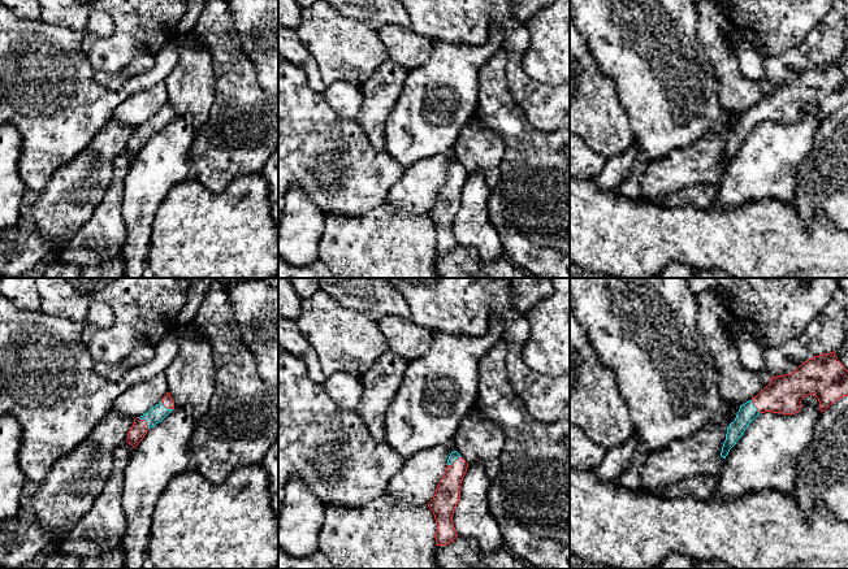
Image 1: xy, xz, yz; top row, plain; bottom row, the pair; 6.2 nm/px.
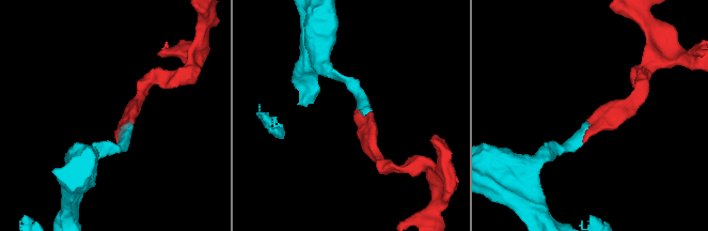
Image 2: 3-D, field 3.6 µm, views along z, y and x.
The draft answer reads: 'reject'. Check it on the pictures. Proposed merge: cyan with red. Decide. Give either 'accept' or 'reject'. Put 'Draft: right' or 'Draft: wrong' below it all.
accept
Draft: wrong

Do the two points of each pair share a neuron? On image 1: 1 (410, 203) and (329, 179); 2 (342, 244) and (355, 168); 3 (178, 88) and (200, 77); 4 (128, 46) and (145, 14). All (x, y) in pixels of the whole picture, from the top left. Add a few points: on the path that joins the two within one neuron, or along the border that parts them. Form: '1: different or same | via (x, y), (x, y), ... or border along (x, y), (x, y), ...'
1: different | border along (405, 170), (385, 200)
2: different | border along (377, 205), (360, 214), (327, 213)
3: same | via (184, 88), (187, 88), (195, 81)
4: same | via (132, 38), (145, 22)

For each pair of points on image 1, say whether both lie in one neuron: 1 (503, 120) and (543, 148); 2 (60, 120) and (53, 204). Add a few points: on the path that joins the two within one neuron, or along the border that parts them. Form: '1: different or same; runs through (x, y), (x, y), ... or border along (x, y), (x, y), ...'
1: same; runs through (513, 129), (533, 148)
2: different; border along (81, 152), (64, 163), (42, 189), (33, 190)

